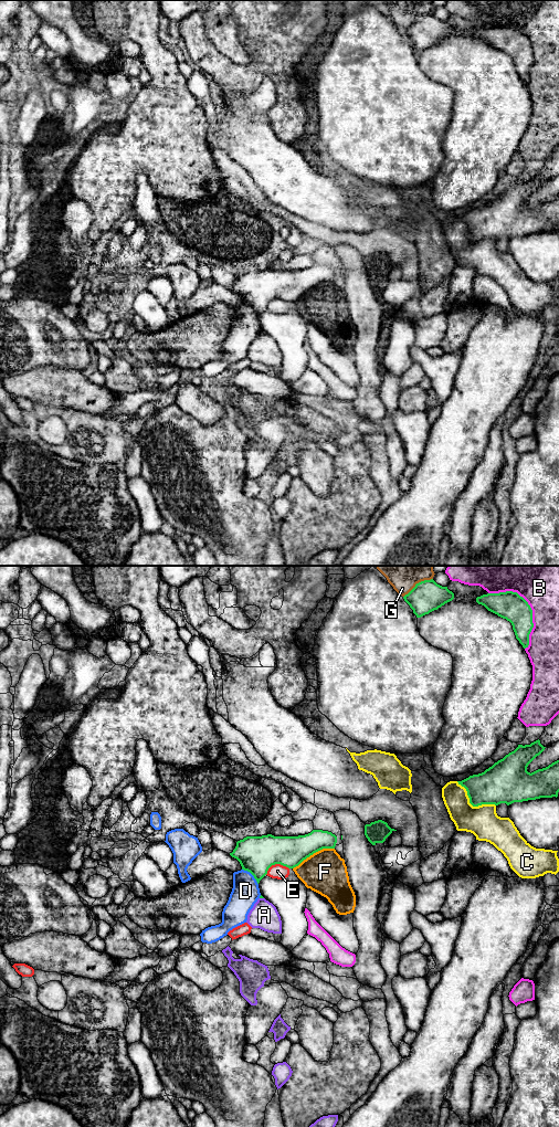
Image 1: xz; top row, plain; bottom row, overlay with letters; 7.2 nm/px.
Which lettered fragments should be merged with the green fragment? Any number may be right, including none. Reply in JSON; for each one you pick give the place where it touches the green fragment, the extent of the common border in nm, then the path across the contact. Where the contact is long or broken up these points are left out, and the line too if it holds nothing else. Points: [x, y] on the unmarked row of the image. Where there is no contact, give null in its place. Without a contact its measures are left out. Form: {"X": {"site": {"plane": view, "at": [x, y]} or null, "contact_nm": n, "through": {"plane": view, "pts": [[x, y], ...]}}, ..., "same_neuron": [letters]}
{"same_neuron": []}

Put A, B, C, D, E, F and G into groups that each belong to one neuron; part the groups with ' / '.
A / B / C / D / E / F / G

